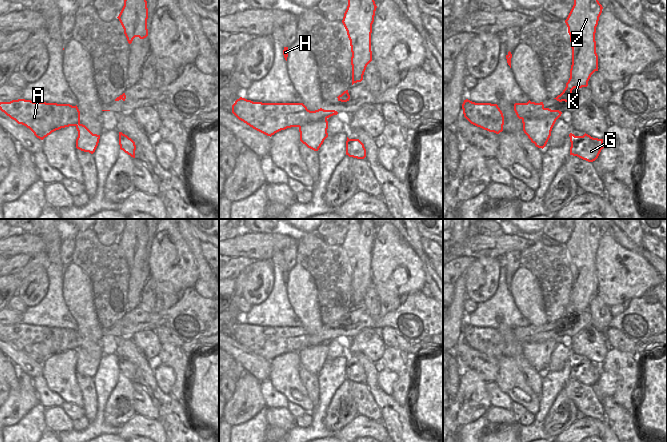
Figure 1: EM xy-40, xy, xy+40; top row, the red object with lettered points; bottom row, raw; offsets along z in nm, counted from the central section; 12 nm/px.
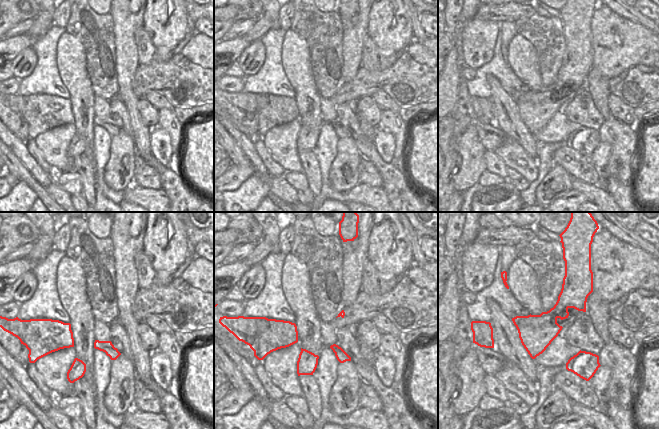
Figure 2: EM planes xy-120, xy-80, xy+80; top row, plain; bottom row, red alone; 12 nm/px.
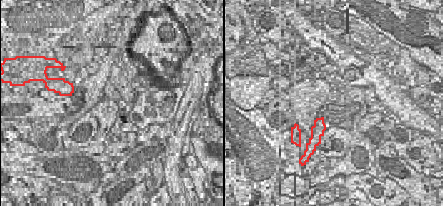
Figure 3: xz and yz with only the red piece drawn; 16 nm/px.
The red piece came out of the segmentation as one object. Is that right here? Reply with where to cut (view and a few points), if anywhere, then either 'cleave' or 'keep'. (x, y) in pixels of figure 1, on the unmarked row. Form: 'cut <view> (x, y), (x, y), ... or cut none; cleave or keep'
cut xy+40 (535, 327), (531, 340), (522, 343); cleave

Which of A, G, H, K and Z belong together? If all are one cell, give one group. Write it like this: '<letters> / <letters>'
A G / H K Z

